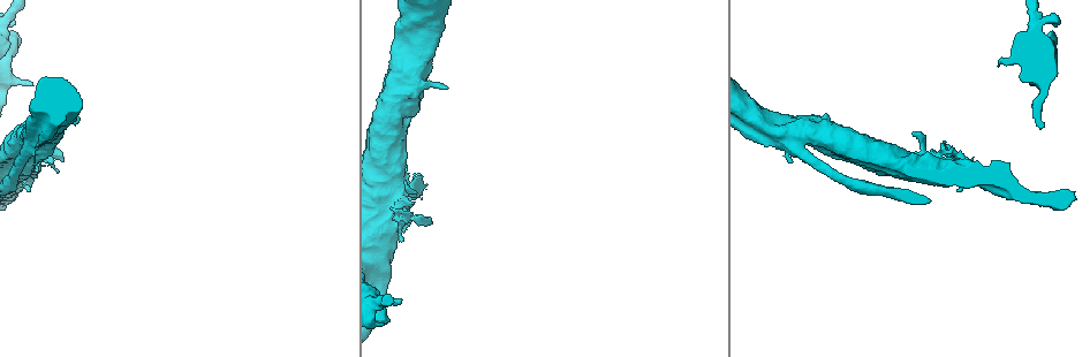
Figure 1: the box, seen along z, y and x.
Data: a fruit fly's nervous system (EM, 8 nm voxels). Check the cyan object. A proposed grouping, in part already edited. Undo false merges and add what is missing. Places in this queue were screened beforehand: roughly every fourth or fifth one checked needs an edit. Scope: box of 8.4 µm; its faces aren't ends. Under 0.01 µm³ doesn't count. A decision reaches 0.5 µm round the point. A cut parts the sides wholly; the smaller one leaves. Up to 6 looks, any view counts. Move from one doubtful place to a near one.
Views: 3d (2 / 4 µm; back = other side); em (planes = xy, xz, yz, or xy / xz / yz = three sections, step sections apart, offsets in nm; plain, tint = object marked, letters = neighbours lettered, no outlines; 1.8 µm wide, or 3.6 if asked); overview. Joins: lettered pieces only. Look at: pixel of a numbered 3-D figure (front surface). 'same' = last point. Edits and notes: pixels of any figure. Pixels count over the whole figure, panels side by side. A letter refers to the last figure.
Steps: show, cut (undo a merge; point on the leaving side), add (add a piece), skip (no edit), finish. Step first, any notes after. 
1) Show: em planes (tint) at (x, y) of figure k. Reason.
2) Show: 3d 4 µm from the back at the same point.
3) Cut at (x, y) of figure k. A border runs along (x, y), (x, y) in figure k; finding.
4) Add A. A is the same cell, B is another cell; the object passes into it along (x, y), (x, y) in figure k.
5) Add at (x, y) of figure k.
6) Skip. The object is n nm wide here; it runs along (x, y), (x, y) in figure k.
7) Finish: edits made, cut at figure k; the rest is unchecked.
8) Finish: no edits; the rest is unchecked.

Show: em 3.6 µm planes (plain) at (78, 117) of figure 1. Branch stops here.

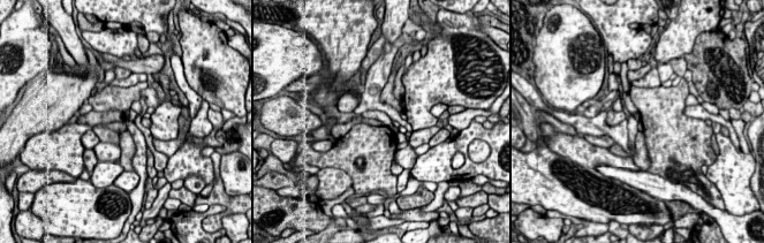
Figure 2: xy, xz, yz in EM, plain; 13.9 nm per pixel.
Show: em 3.6 µm planes (tint) at the same point. Where the object lies.

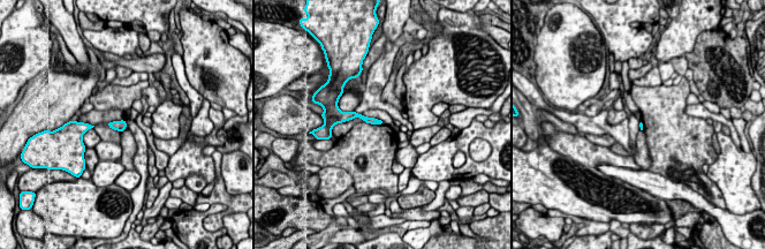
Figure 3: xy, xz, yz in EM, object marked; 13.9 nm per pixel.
Show: em 3.6 µm planes (letters) at the same point.

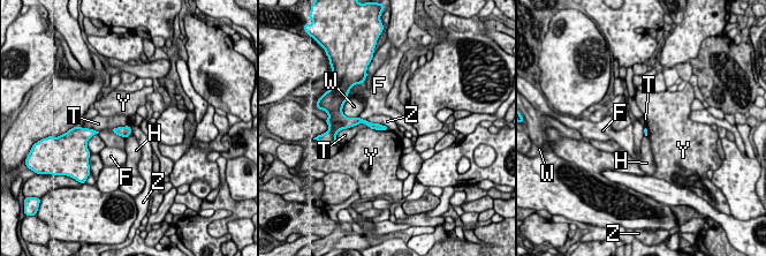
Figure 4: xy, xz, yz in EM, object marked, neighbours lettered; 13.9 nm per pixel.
Skip. The longest contact is with Z, 360 nm; F, H, T, W, Y and Z are other cells; none of them fits.

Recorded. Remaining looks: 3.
Show: em yz step 16 (plain) at (59, 172) of figure 1. Branch stops here.

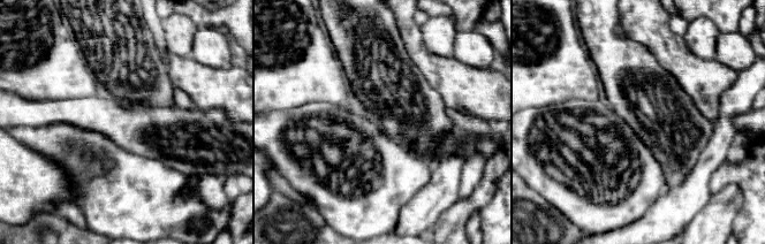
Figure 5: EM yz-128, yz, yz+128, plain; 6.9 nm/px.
Show: em yz step 16 (letters) at the same point.

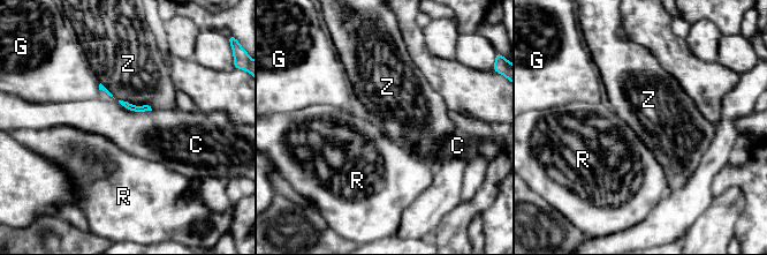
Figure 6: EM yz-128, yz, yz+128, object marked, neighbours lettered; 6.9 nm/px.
Skip. C, G, R and Z are other cells; a border runs along (119, 99), (152, 109) in figure 6; none of them fits.

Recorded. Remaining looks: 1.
Finish: no edits; the rest is unchecked.

